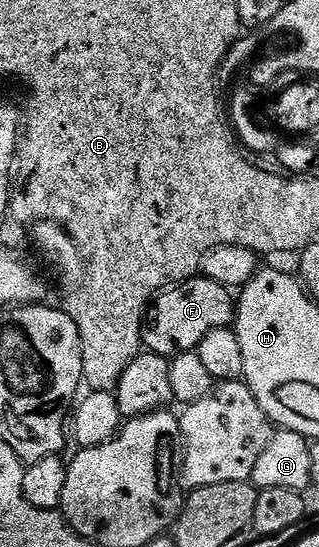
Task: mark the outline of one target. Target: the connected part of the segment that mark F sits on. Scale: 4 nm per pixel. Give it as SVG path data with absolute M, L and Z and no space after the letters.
M196 277L187 279L183 283L177 283L173 287L155 296L143 324L143 347L150 354L174 356L180 351L193 351L199 348L201 341L213 333L213 329L231 327L235 321L236 300L228 288L223 287L217 281Z

